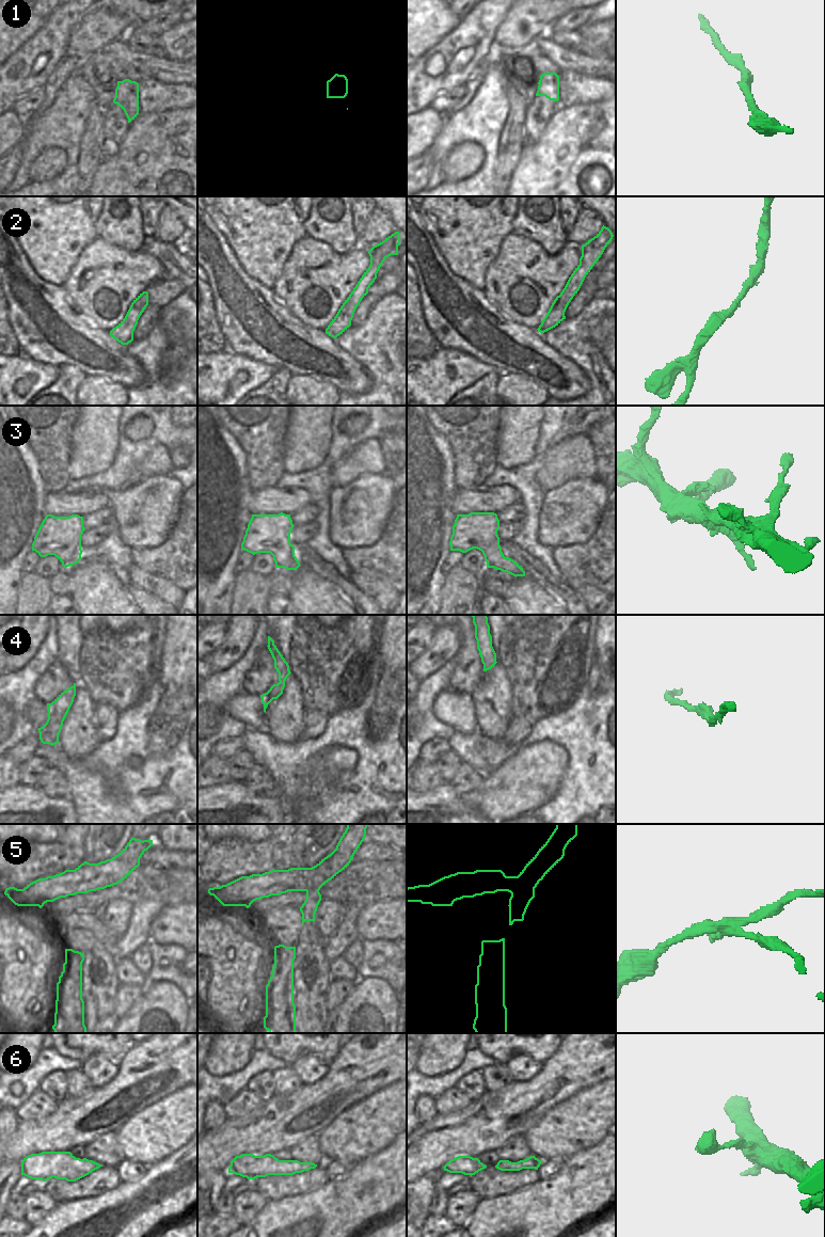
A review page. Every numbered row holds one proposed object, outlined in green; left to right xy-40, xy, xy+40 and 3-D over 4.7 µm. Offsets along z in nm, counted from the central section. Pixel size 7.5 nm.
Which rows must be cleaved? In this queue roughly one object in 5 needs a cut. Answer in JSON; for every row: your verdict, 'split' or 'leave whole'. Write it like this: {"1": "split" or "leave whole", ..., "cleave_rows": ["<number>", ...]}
{"1": "leave whole", "2": "leave whole", "3": "leave whole", "4": "leave whole", "5": "split", "6": "leave whole", "cleave_rows": ["5"]}

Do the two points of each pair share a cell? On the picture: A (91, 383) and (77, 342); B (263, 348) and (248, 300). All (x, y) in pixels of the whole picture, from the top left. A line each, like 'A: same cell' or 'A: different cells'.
A: different cells
B: same cell

